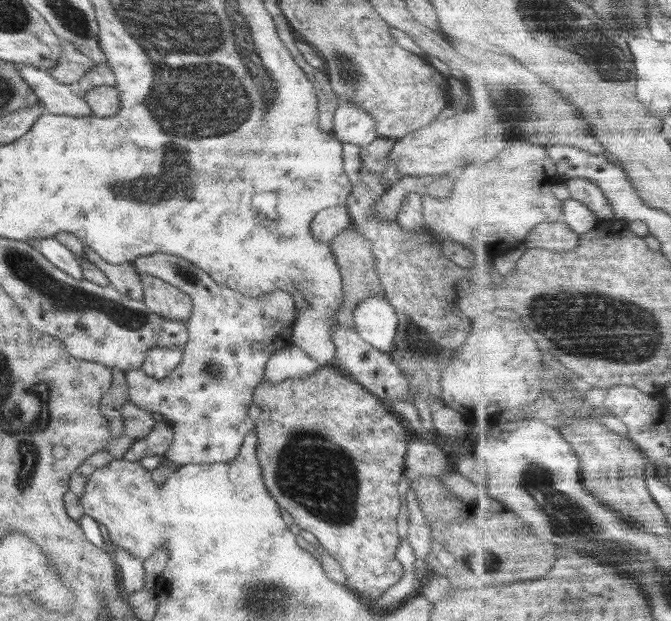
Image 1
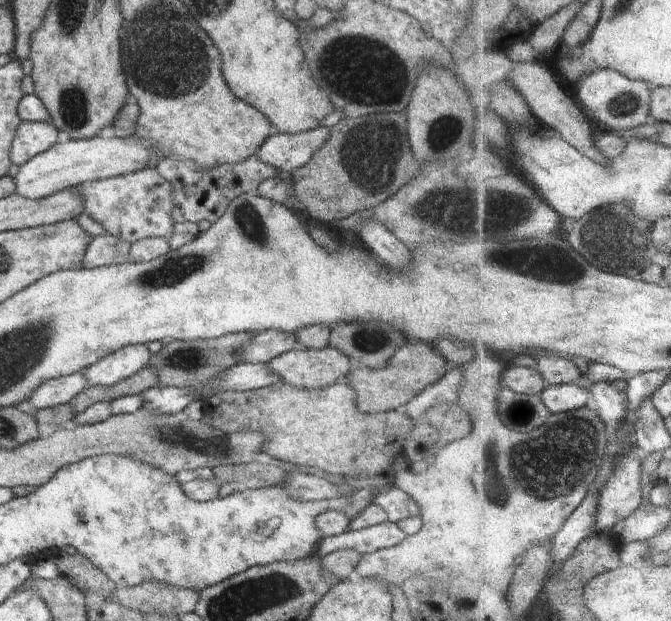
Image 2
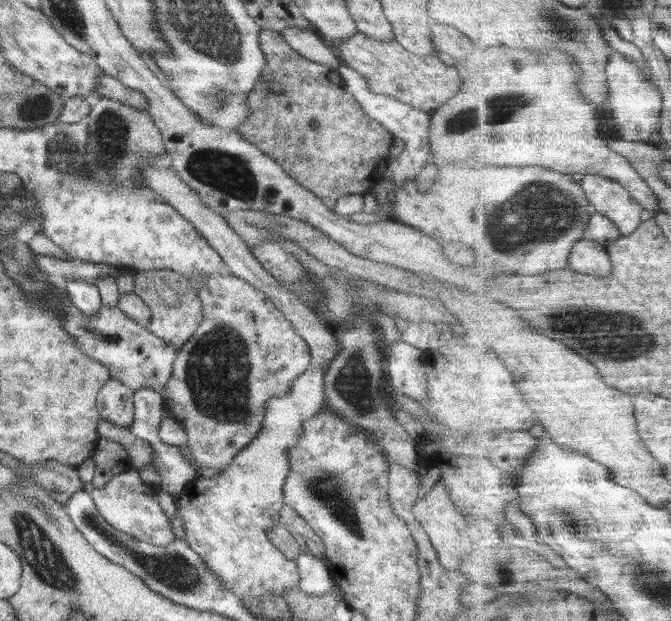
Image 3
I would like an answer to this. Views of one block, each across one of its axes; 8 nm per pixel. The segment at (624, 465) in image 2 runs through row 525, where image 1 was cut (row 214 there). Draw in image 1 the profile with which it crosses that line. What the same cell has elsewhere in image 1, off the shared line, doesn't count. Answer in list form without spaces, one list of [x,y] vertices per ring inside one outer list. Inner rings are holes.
[[[578,177],[567,182],[571,198],[583,201],[603,220],[617,218],[616,209],[610,201],[610,197],[604,193],[604,189],[586,177]]]

